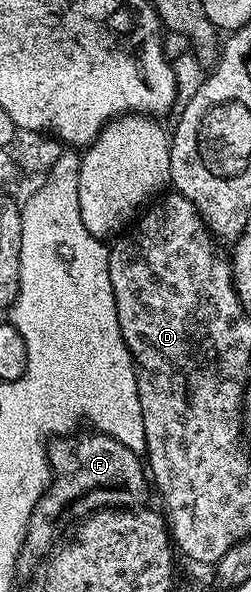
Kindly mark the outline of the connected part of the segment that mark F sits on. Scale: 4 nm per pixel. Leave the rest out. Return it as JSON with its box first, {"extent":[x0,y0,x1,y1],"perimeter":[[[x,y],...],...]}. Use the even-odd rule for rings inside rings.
{"extent":[21,432,149,563],"perimeter":[[[86,432],[56,436],[47,446],[47,458],[54,476],[29,519],[21,554],[24,562],[35,563],[46,558],[49,552],[47,541],[56,540],[55,524],[62,519],[66,509],[72,509],[78,515],[90,515],[101,509],[130,509],[146,502],[143,500],[147,497],[149,477],[140,454],[109,435]]]}

